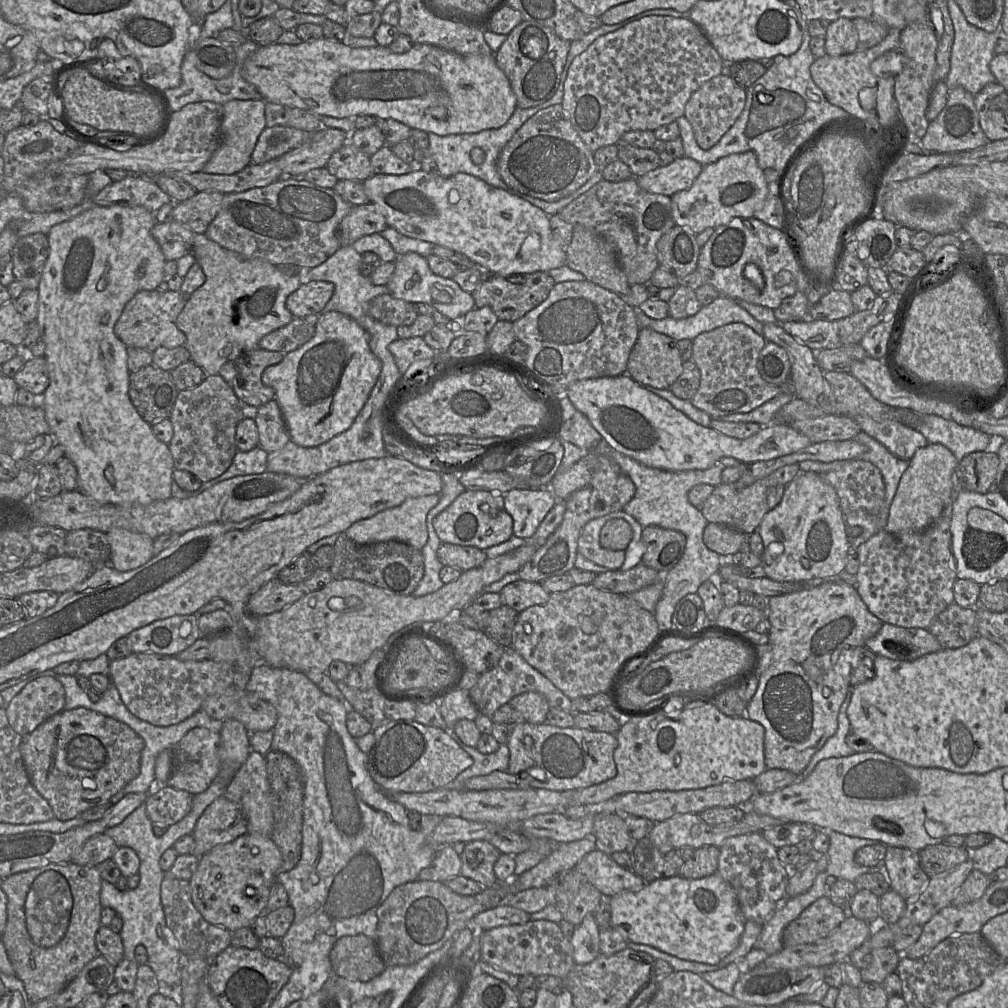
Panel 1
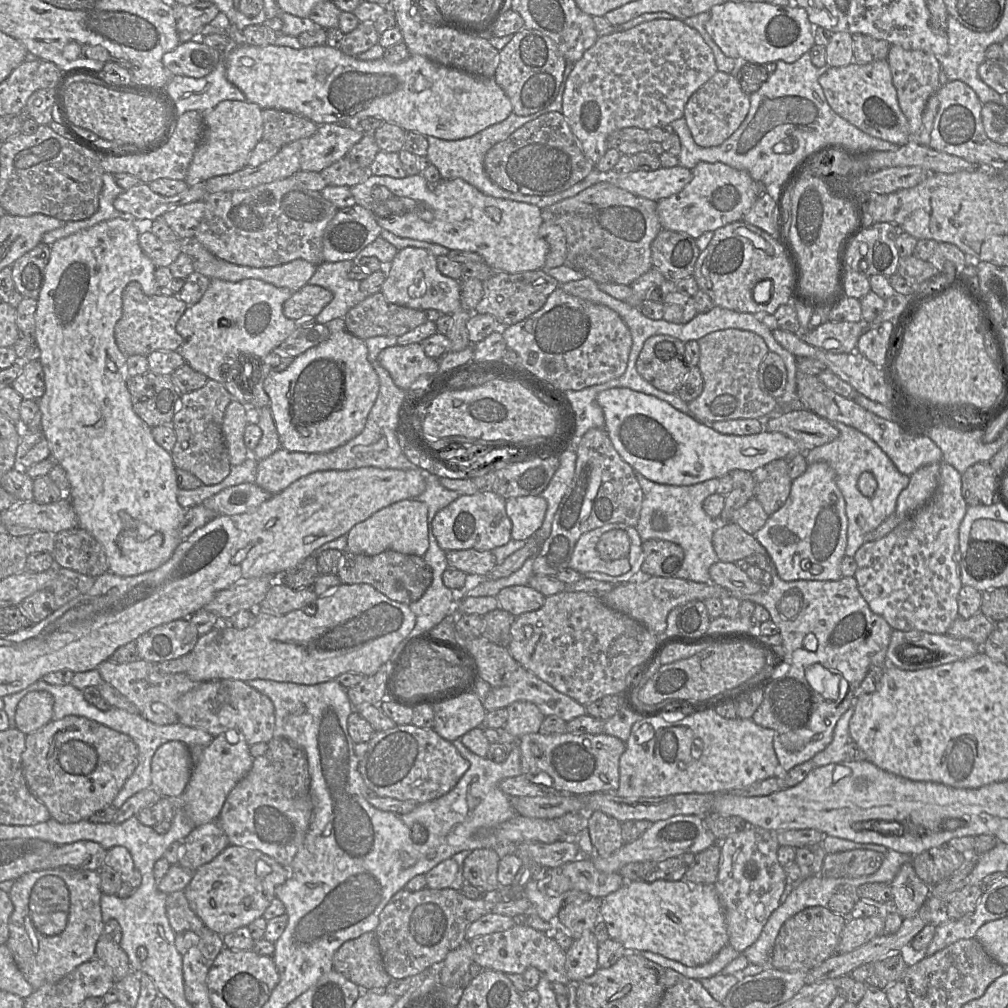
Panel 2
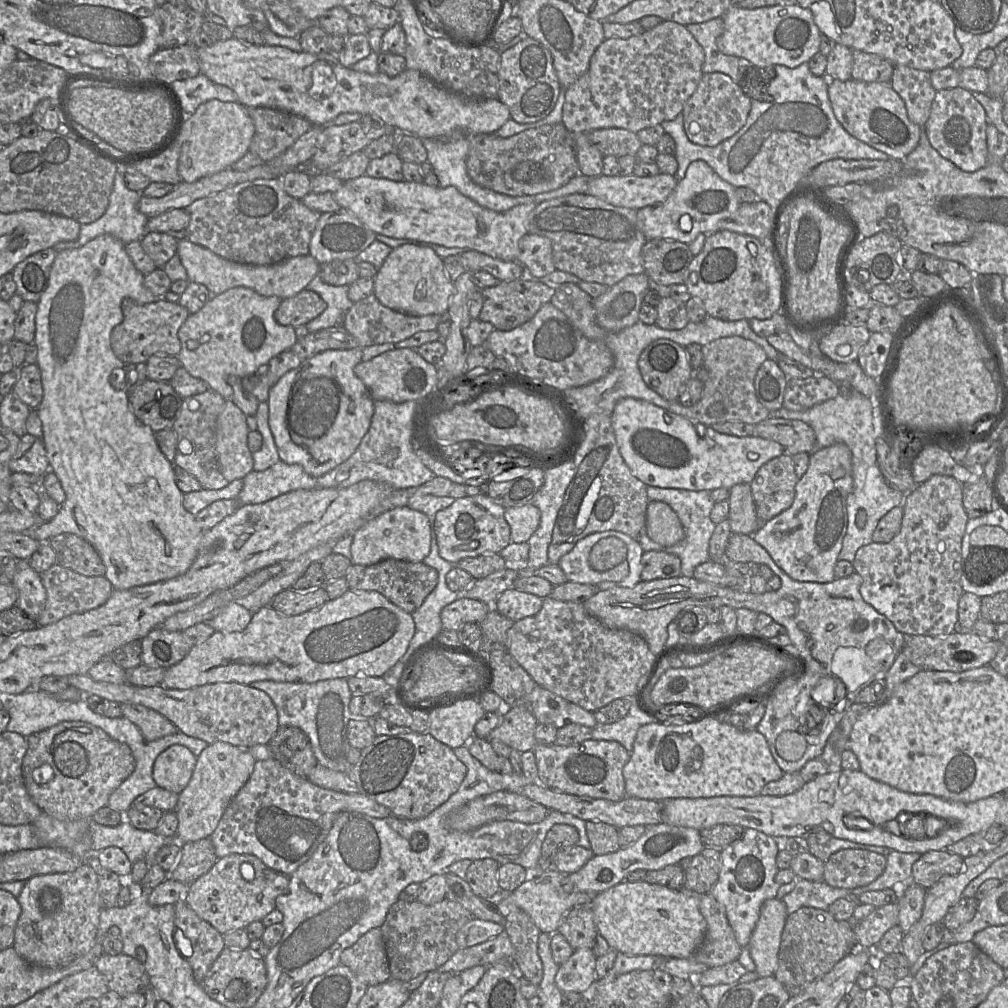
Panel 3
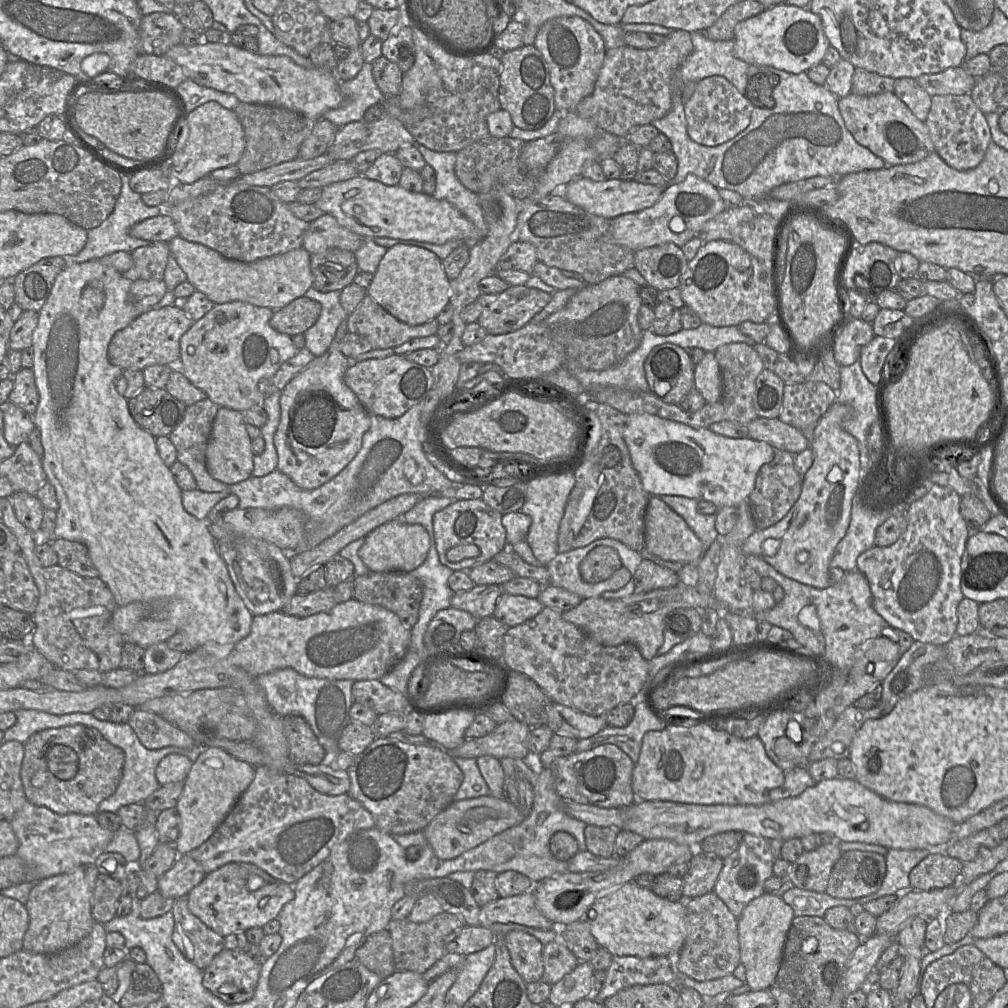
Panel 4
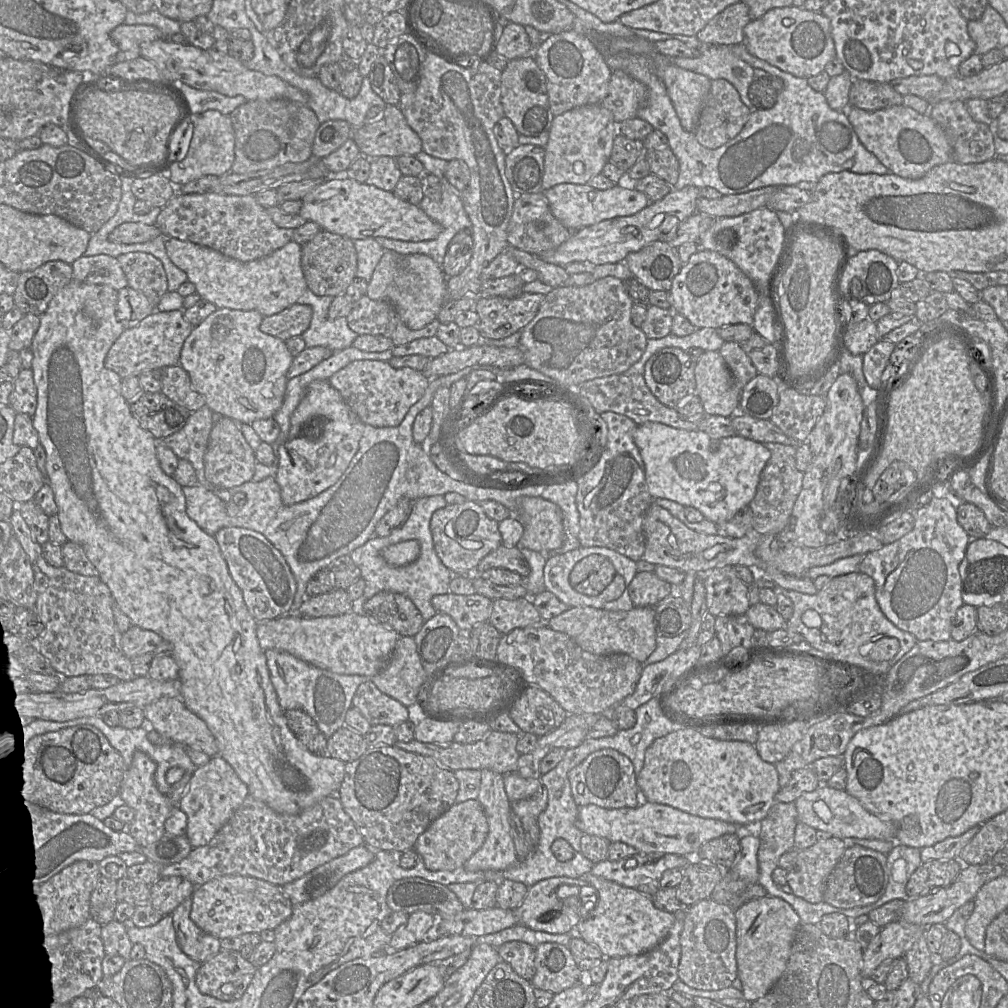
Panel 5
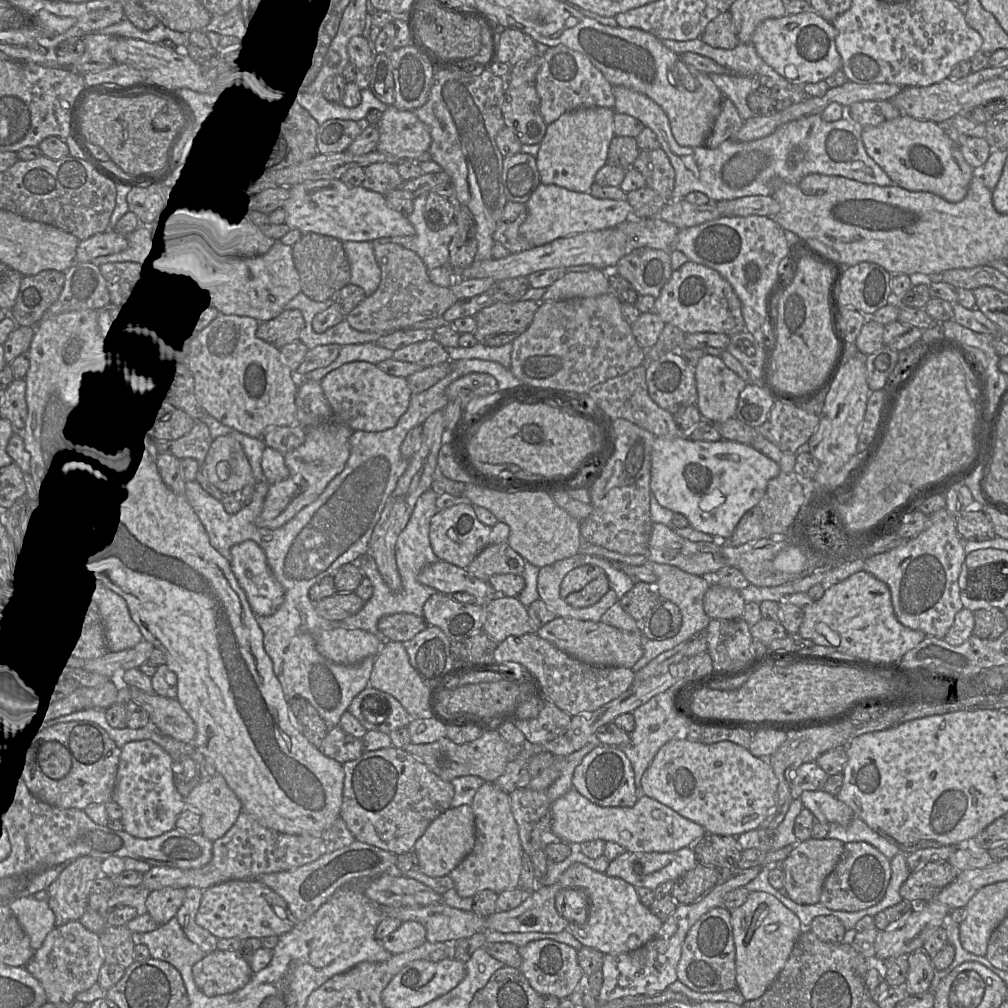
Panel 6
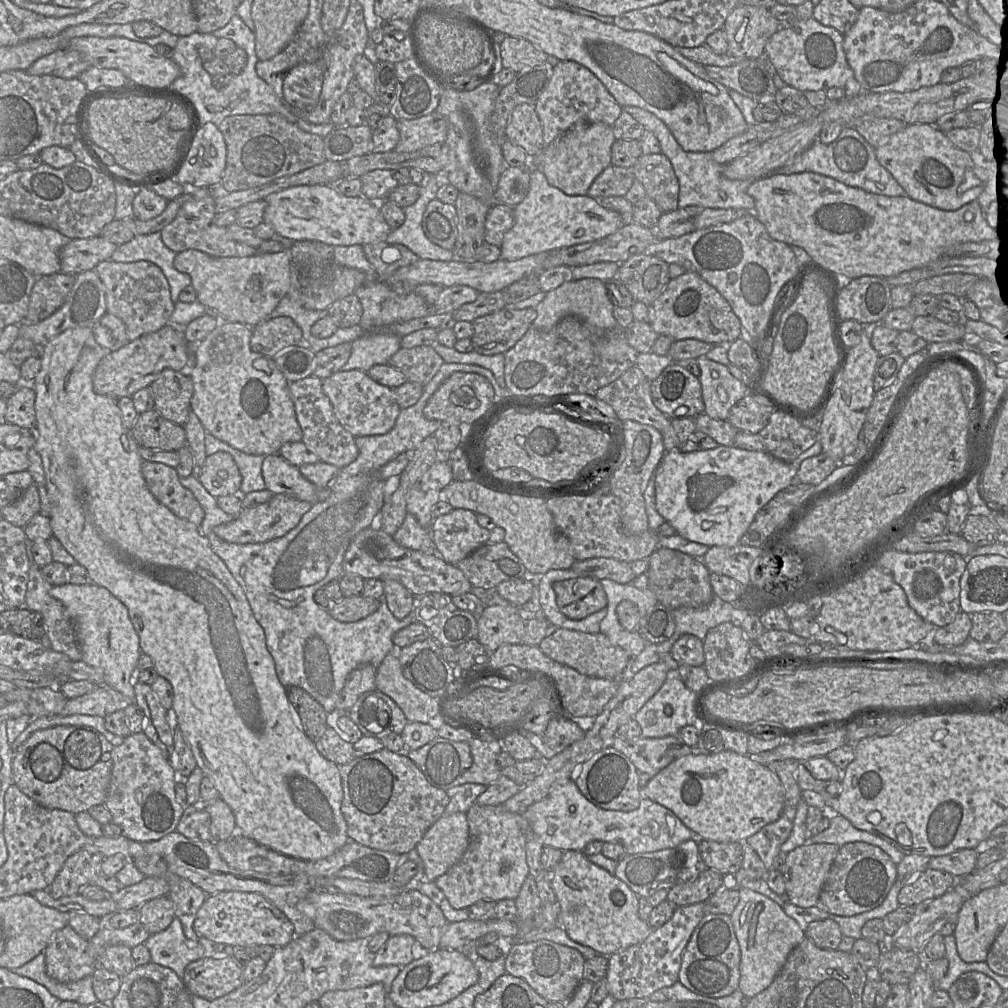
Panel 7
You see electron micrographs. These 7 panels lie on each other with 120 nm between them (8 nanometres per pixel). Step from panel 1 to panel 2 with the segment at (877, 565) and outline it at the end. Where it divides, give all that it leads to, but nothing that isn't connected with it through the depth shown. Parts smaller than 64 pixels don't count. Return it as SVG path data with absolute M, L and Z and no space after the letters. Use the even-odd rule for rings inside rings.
M942 462L939 483L930 500L885 537L865 542L854 556L857 563L854 577L859 592L871 611L882 616L892 629L946 634L952 622L959 617L958 594L963 586L960 579L959 527L968 508L962 495L961 475L953 466Z

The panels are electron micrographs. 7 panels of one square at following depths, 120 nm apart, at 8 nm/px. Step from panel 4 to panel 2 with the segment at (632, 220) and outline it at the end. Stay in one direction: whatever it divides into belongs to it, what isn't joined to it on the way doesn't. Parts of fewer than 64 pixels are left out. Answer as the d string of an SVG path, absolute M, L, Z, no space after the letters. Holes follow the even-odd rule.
M699 162L693 169L693 178L683 190L666 199L657 202L657 213L662 229L675 232L683 232L697 239L708 231L726 226L732 222L742 220L758 199L756 195L756 181L752 179L747 171L737 170L724 163Z

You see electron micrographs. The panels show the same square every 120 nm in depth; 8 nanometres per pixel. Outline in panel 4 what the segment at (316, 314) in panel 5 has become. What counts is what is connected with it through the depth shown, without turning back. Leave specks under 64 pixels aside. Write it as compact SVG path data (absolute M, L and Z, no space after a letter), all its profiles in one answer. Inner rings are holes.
M313 286L305 293L305 296L318 301L322 306L317 322L303 333L305 348L315 357L326 353L338 326L348 318L347 312L340 303L340 294L341 291L320 292Z

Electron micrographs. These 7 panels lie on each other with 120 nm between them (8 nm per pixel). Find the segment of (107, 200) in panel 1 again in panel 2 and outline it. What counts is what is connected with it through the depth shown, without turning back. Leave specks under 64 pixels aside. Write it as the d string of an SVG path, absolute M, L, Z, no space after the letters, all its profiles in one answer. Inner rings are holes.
M141 181L119 194L113 205L118 211L129 213L136 220L154 221L178 206L204 200L206 195L203 184L190 186L174 196L163 196L152 191L148 183Z

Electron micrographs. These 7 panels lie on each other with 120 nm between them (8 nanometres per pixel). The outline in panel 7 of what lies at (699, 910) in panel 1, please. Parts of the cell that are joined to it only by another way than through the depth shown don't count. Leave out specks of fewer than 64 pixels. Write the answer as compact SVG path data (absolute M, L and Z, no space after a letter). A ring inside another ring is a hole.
M564 851L551 873L550 883L560 906L559 925L570 939L594 949L599 955L609 957L640 943L654 930L638 915L639 896L615 875L592 863L582 851Z

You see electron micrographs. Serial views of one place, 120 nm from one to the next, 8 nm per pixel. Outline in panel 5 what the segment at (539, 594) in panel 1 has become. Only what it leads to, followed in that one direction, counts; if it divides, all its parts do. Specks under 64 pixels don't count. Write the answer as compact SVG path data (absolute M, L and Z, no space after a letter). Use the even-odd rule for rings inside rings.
M530 597L494 600L488 622L502 635L517 628L545 623Z

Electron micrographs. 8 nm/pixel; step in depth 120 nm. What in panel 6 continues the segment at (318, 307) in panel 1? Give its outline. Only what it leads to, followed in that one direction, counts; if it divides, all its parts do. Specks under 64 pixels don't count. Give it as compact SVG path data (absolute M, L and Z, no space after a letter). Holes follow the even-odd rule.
M285 309L275 318L260 322L256 336L280 349L299 340L304 327L305 320L300 310Z

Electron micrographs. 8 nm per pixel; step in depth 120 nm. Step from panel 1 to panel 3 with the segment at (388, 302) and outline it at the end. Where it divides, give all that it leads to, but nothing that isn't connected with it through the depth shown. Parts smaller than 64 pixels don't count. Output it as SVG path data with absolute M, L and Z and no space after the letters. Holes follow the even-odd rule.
M374 293L353 303L352 307L343 316L342 325L358 342L359 347L378 344L395 344L405 340L417 332L435 330L437 325L432 315L412 316L395 311L381 304Z

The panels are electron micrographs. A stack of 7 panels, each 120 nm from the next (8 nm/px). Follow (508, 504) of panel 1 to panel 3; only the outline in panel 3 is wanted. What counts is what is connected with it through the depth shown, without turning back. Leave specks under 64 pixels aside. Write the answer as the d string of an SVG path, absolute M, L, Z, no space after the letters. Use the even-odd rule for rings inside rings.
M532 503L506 508L504 518L510 526L511 542L528 542L541 520L541 511Z

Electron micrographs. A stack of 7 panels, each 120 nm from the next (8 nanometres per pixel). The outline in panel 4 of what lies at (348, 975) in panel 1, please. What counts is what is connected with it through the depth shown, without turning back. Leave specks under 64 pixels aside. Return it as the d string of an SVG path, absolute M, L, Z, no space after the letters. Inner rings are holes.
M387 929L377 931L367 937L355 952L355 959L370 971L385 979L396 971L392 938Z

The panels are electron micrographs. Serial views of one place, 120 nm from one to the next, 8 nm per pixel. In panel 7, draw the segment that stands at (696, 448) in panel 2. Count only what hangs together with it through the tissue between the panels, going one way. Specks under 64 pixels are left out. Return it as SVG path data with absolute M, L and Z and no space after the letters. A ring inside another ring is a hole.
M723 446L710 450L682 452L667 451L655 469L656 509L681 537L696 543L732 547L753 522L757 512L780 491L796 481L797 466L773 457L767 451L749 451L735 446Z

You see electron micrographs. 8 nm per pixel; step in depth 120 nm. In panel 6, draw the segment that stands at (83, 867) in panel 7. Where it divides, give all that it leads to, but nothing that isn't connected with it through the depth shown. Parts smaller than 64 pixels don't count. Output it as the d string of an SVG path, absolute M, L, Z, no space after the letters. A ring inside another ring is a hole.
M82 856L68 865L47 888L46 902L55 914L55 924L79 920L87 909L90 889L102 874L102 860Z

